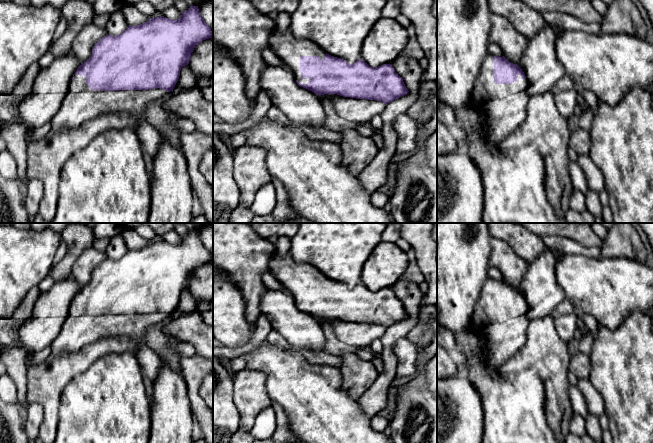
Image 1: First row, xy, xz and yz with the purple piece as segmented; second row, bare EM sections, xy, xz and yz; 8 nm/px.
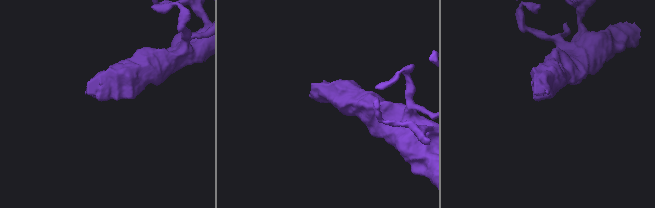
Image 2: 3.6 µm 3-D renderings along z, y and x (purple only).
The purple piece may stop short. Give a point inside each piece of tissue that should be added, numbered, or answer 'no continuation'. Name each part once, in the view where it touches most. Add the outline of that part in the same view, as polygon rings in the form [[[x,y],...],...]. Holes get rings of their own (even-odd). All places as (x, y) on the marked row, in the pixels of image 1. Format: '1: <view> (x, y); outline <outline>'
1: xy (81, 104); outline [[[74,75],[68,92],[56,115],[51,120],[51,131],[57,132],[79,128],[85,122],[102,114],[125,112],[132,116],[138,126],[138,135],[143,151],[152,156],[161,144],[159,132],[147,121],[144,112],[148,104],[162,98],[167,91],[155,88],[148,90],[91,90],[84,75]]]

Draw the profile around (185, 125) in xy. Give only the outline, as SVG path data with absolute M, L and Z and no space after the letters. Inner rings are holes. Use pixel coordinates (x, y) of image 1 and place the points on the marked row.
M182 119L176 123L179 133L189 133L197 130L195 123L190 119Z

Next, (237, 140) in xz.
M241 132L232 134L230 143L234 149L238 149L246 144L246 136Z

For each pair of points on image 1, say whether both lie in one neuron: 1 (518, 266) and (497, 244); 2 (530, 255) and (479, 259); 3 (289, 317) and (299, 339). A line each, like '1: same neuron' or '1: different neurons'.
1: same neuron
2: different neurons
3: same neuron

